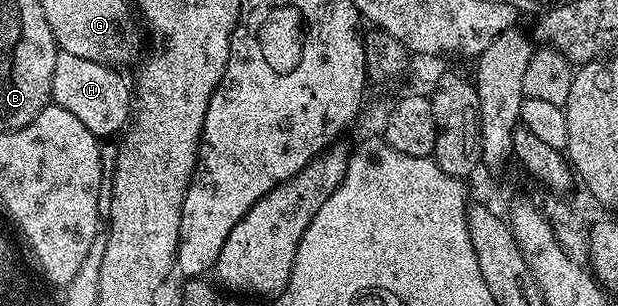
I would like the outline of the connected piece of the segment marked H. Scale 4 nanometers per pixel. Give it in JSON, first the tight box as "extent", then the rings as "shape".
{"extent":[52,51,133,137],"shape":[[[60,51],[53,69],[52,100],[61,105],[61,109],[69,109],[77,121],[85,124],[89,133],[97,137],[118,136],[128,126],[133,115],[132,84],[128,80],[126,83],[119,75],[122,74],[116,68],[106,67],[97,61],[87,61],[85,57],[75,57],[68,51]]]}

